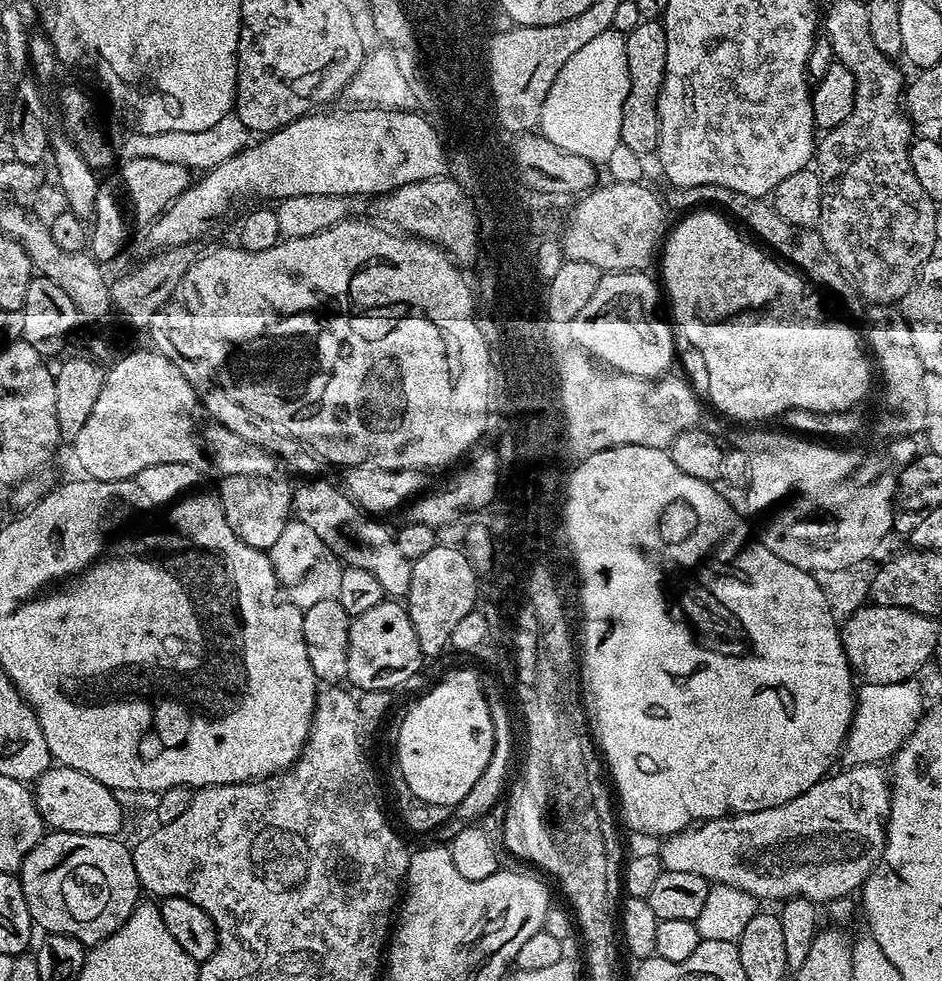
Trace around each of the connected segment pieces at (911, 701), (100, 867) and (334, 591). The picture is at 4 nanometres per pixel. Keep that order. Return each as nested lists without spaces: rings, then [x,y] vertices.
[[[917,679],[898,683],[861,683],[856,690],[855,714],[841,748],[840,760],[845,767],[877,764],[895,755],[902,742],[926,711],[926,701]]]
[[[49,831],[26,854],[18,873],[22,894],[26,894],[26,906],[30,906],[30,918],[41,933],[53,936],[69,936],[79,944],[101,944],[110,934],[117,932],[130,918],[136,905],[141,903],[140,879],[134,870],[132,848],[114,836],[91,836],[73,832]]]
[[[289,519],[286,530],[282,530],[278,542],[274,542],[274,546],[270,549],[270,555],[278,582],[284,587],[285,594],[301,610],[314,606],[314,602],[336,599],[344,573],[341,560],[302,521]]]

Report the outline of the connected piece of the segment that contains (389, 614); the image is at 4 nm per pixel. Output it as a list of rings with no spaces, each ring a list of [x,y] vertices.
[[[385,598],[378,606],[352,617],[346,670],[347,683],[353,689],[360,692],[392,692],[402,687],[407,680],[414,679],[423,664],[426,664],[426,657],[418,646],[414,622],[410,622],[408,609],[399,599]]]

